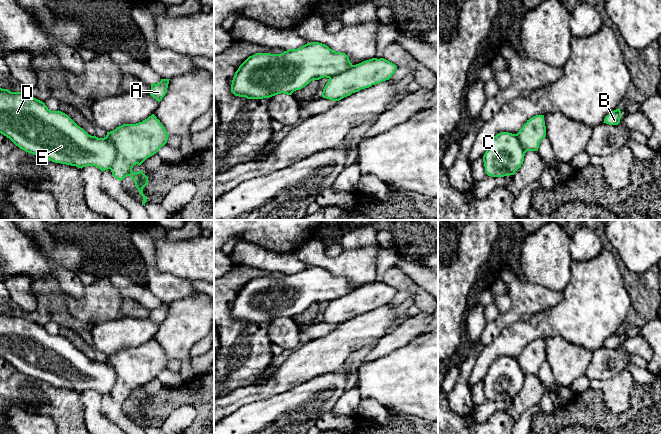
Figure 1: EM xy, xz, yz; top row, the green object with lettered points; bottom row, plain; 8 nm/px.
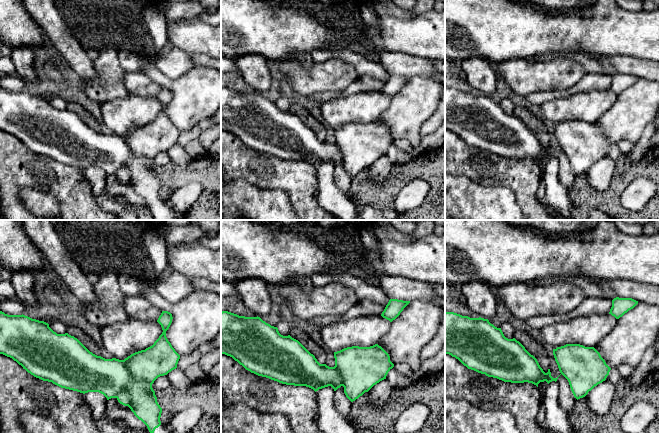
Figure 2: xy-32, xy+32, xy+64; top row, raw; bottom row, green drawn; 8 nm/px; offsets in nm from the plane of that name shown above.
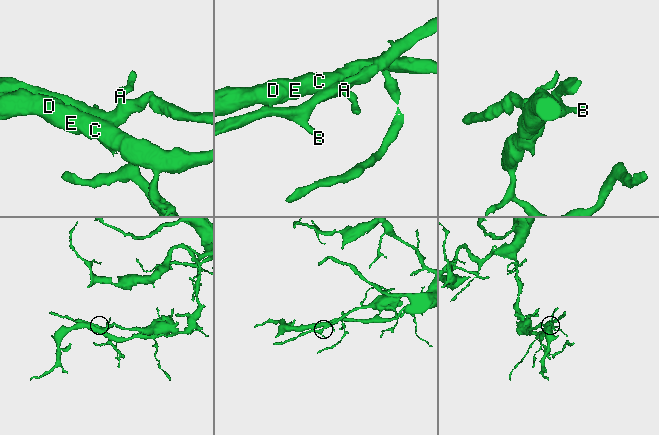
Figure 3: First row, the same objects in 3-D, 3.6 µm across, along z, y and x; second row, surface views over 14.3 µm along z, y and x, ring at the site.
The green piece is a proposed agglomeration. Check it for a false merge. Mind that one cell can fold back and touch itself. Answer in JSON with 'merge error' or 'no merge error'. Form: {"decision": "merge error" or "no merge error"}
{"decision": "merge error"}

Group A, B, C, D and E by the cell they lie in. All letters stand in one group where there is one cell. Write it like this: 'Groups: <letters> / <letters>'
Groups: A B / C D E

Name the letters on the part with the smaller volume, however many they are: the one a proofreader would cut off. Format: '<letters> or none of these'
A, B

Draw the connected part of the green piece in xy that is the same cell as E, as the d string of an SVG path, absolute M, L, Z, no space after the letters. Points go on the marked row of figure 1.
M2 88L0 133L28 153L81 169L95 166L103 172L117 157L115 145L107 137L91 136L67 114L51 111L24 92Z

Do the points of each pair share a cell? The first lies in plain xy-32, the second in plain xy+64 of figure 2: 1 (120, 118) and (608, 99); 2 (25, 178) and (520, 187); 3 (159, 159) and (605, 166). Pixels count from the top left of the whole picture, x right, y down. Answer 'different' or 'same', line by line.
1: same
2: same
3: same

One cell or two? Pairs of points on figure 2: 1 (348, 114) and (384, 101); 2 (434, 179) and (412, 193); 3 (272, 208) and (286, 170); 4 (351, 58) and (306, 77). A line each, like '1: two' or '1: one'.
1: one
2: two
3: two
4: two

